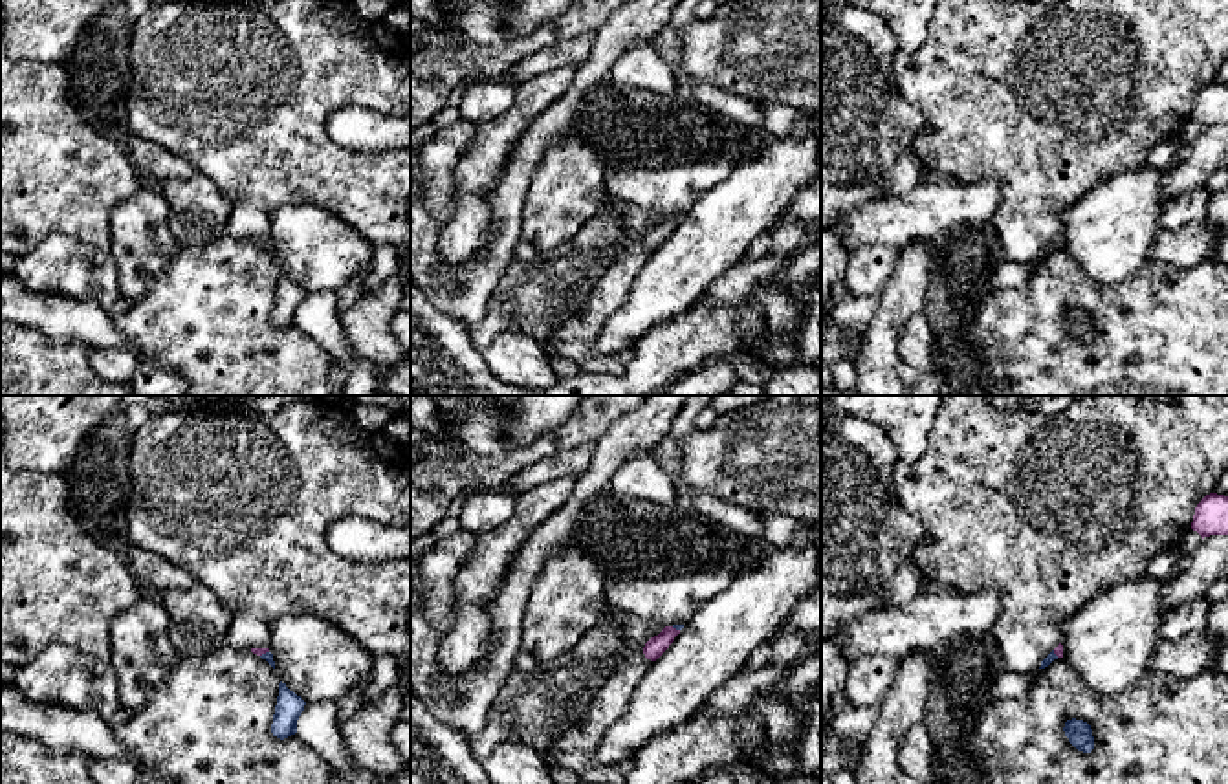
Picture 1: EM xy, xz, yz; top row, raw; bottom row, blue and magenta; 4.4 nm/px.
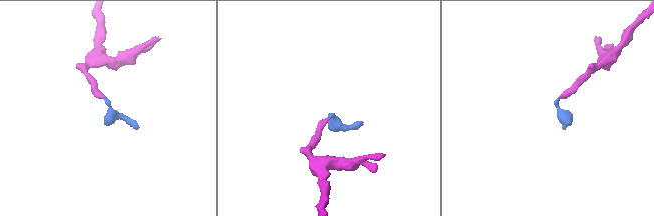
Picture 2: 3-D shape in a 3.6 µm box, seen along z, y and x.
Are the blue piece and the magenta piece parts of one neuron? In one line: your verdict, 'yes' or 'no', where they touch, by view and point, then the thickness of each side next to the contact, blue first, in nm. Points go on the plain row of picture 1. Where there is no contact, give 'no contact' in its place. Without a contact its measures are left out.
yes | xy (266, 242) | 50/30 nm

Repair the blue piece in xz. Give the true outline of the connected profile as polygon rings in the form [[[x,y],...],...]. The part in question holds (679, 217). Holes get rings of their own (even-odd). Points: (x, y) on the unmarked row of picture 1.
[[[684,214],[665,216],[658,225],[651,227],[643,236],[645,247],[656,251],[669,238],[682,218]]]

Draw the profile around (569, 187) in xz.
[[[570,126],[530,181],[515,260],[532,262],[568,244],[607,201],[605,176],[598,152]]]

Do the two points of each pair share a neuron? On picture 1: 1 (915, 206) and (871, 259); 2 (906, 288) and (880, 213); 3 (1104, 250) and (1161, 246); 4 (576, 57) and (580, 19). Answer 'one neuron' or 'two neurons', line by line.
1: two neurons
2: two neurons
3: two neurons
4: two neurons

